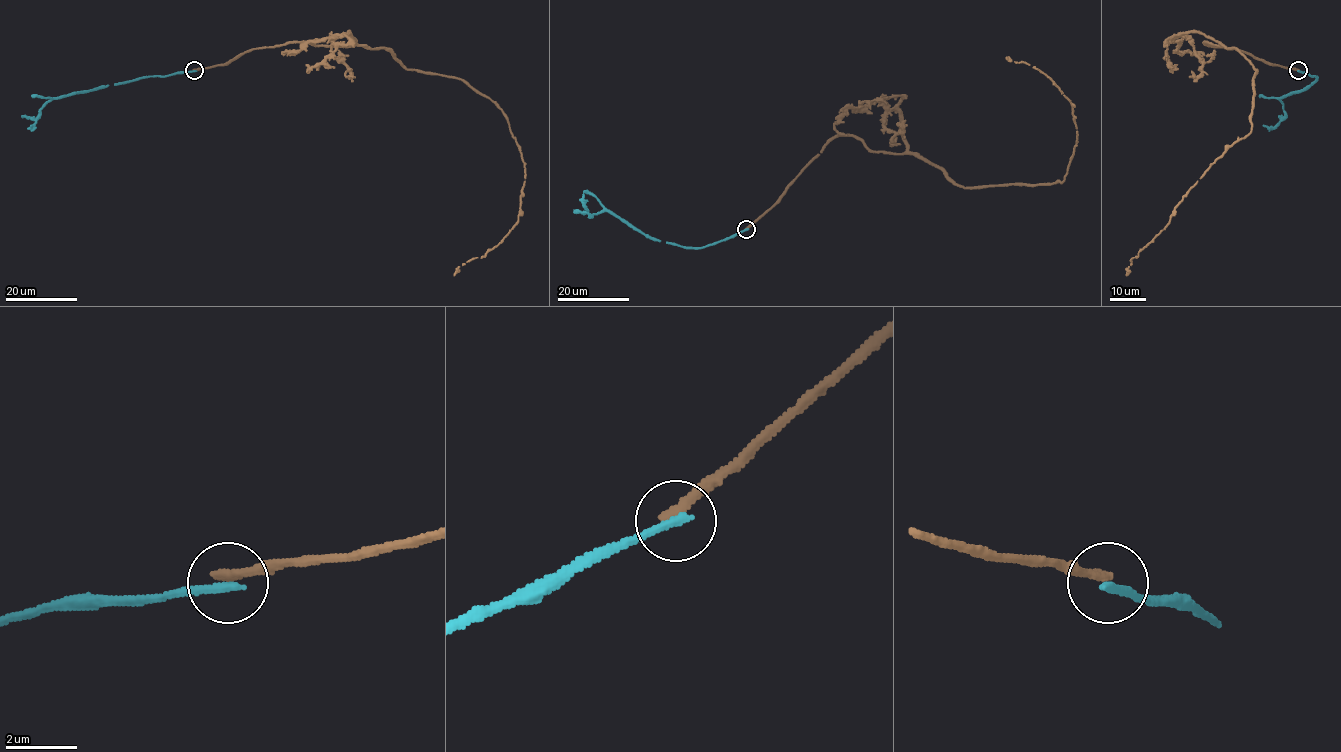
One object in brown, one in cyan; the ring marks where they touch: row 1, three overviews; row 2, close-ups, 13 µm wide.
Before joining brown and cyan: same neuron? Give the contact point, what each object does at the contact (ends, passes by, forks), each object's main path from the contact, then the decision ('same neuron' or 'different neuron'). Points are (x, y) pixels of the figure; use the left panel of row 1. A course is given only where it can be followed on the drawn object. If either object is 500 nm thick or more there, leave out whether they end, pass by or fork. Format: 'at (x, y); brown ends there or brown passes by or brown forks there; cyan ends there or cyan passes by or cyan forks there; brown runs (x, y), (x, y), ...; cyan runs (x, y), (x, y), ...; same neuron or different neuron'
at (194, 70); brown ends there; cyan ends there; brown runs (195, 70), (289, 42), (366, 45), (487, 96), (521, 153), (520, 214), (454, 275); cyan runs (195, 70), (136, 78), (50, 100), (31, 125); different neuron

